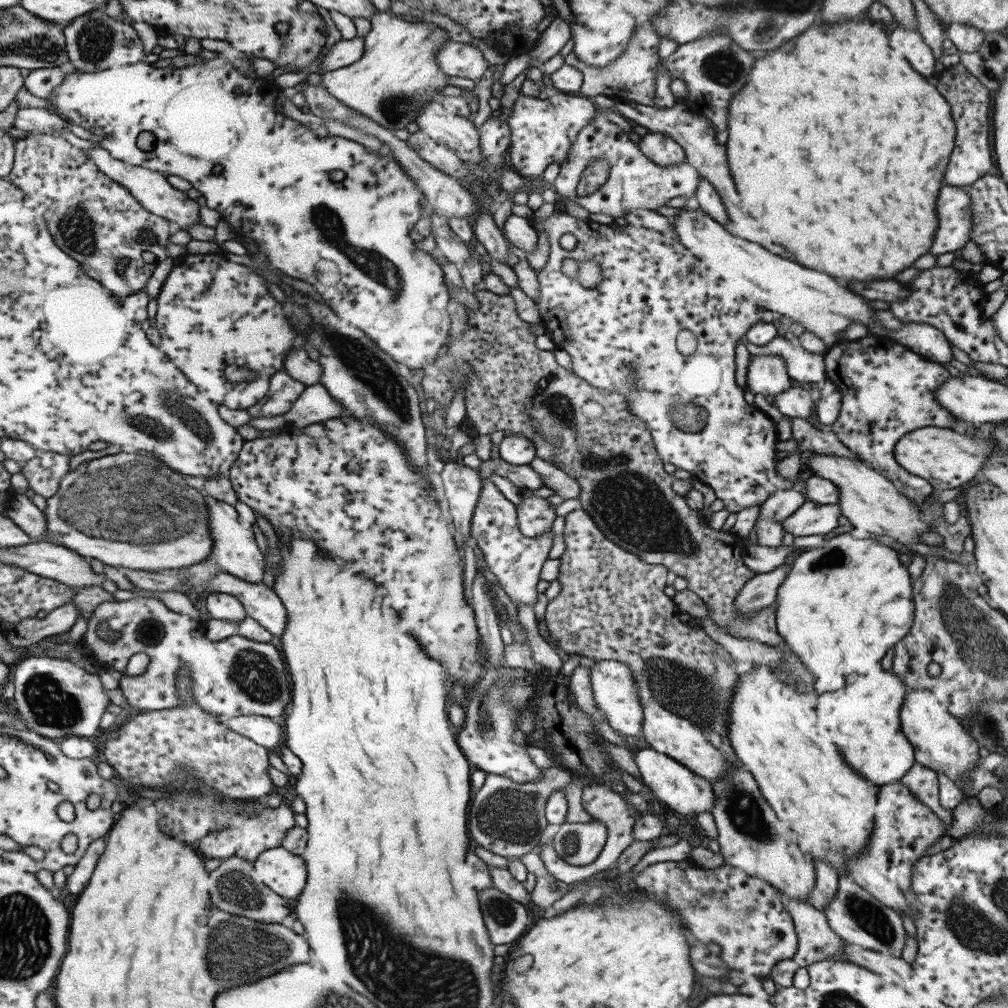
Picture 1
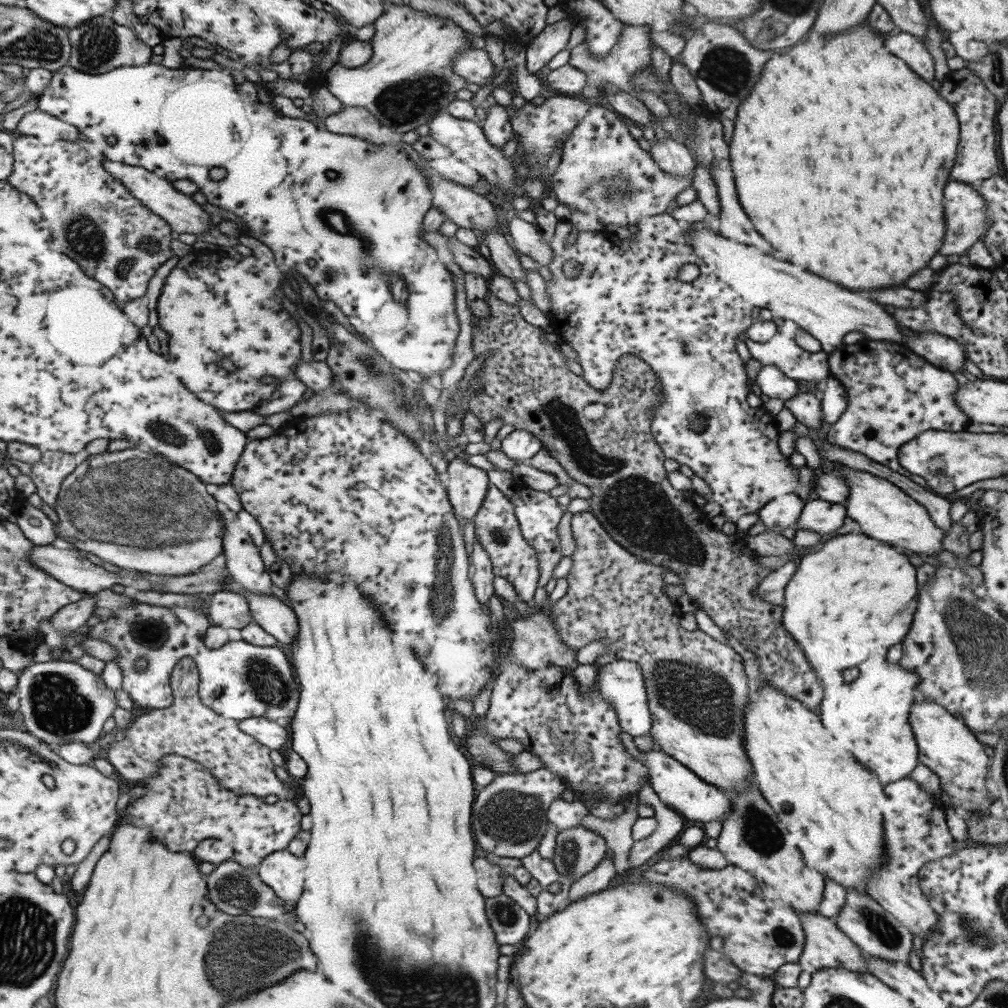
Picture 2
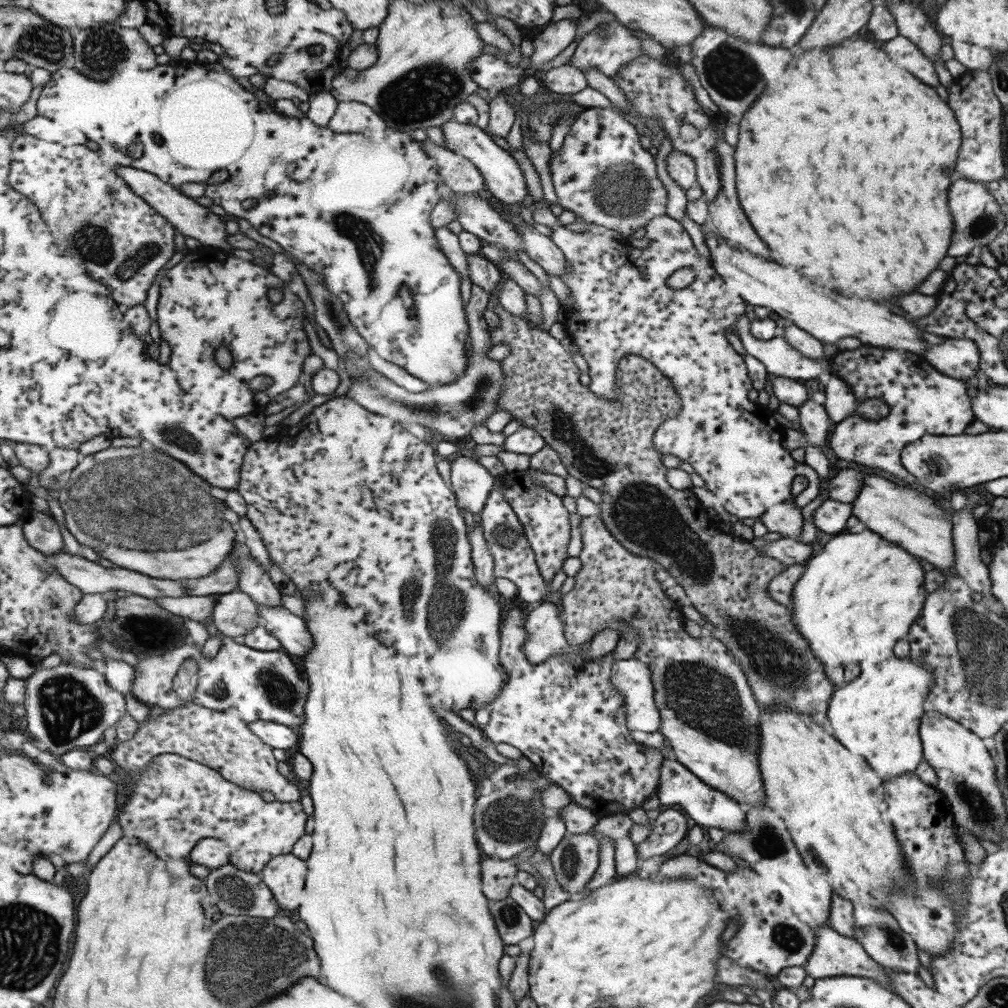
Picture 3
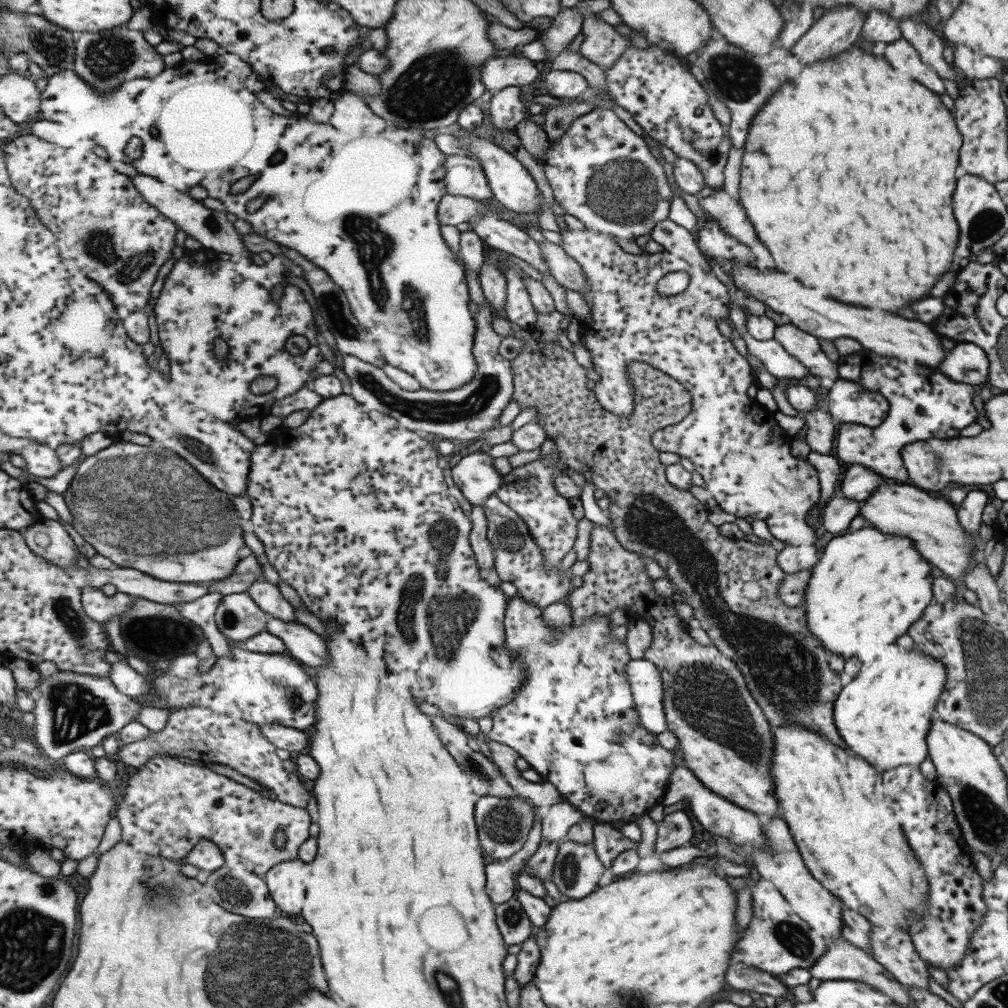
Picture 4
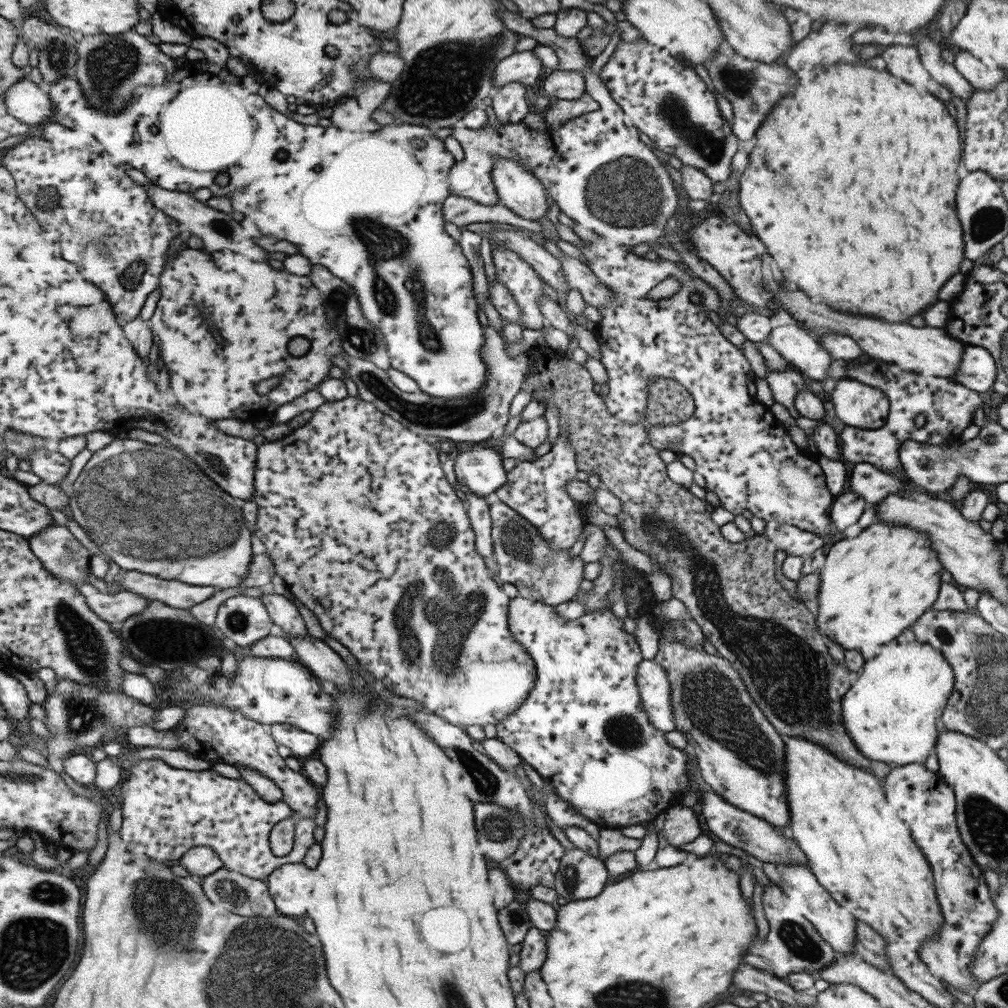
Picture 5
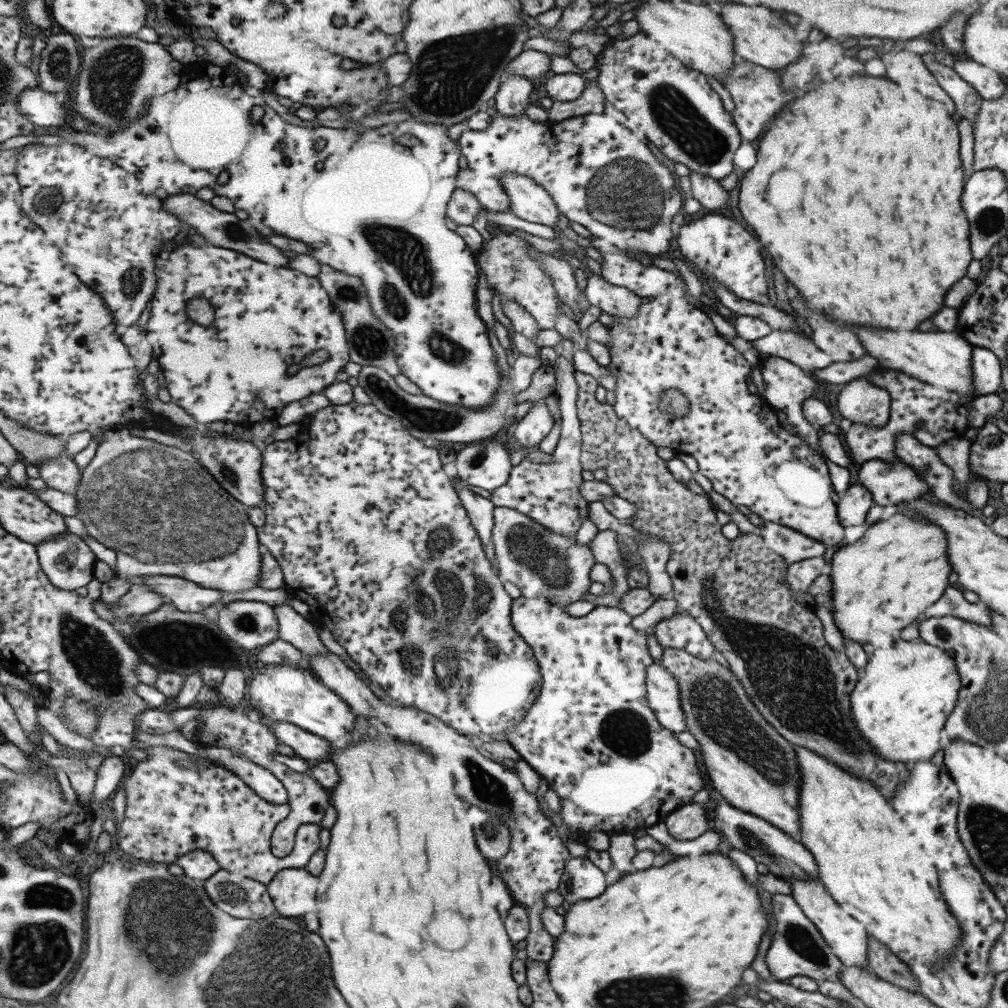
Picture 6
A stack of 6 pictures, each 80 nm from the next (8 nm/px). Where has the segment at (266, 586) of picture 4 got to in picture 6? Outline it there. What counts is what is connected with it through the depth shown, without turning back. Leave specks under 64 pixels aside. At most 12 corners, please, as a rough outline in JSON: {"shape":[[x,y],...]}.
{"shape":[[275,605],[281,639],[309,658],[329,652],[312,620]]}

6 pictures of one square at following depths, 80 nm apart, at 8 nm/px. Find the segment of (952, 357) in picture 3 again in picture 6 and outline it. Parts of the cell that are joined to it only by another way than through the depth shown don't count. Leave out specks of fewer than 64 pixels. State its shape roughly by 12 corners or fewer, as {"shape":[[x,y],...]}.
{"shape":[[973,347],[972,388],[995,393],[1001,382],[1000,360]]}

